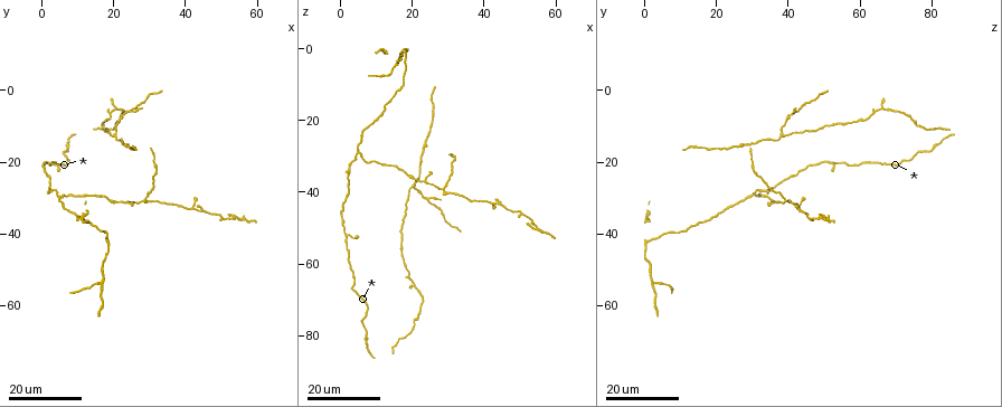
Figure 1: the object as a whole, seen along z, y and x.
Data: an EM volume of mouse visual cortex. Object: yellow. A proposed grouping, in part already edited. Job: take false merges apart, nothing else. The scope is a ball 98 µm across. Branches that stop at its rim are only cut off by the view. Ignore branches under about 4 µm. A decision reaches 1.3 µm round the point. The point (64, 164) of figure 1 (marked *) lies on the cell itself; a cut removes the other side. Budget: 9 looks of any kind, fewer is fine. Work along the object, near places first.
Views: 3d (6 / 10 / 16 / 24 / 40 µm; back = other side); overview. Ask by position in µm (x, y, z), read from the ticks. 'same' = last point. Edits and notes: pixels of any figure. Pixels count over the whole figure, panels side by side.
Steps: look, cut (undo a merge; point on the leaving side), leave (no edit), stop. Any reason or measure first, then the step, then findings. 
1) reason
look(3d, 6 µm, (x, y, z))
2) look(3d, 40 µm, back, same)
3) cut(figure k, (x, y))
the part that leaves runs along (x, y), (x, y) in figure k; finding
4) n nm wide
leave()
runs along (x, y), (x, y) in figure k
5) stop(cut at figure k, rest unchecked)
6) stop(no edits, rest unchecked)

thin arm on a thick one
look(3d, 24 µm, (2.0, 20.0, 52.0))

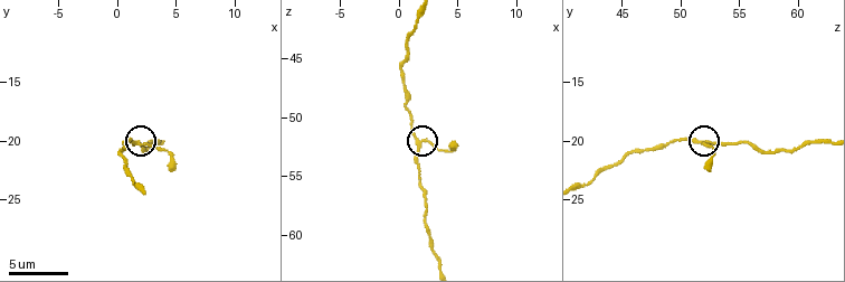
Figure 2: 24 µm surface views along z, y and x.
zoom in
look(3d, 10 µm, (1.6, 20.0, 52.2))

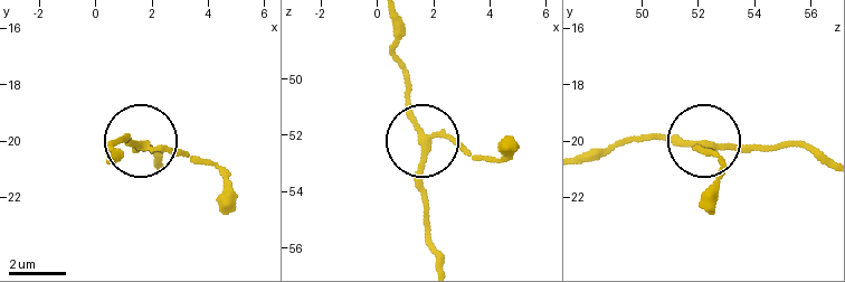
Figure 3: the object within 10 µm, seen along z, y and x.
side arm 5 µm; 3 arms
leave()
all the same cell

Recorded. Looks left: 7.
three arms meet
look(3d, 16 µm, (5.0, 30.0, 28.5))

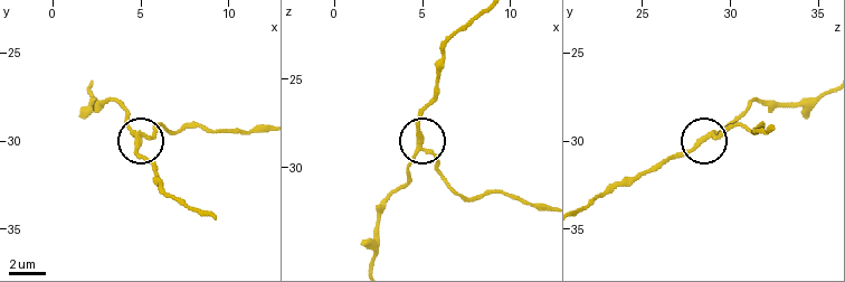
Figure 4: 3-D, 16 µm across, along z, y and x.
zoom in
look(3d, 6 µm, (5.3, 29.9, 29.2))

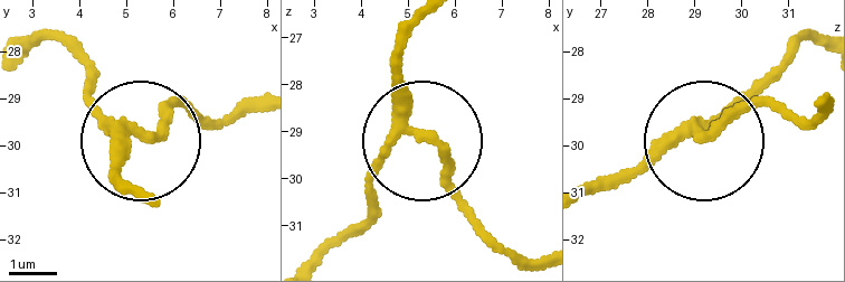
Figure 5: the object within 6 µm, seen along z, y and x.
230 nm wide
leave()
runs along (823, 40), (787, 53), (699, 133), (667, 141), (599, 193) in figure 5; all the same cell

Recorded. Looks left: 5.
three-way junction
look(3d, 24 µm, (20.5, 12.5, 38.0))

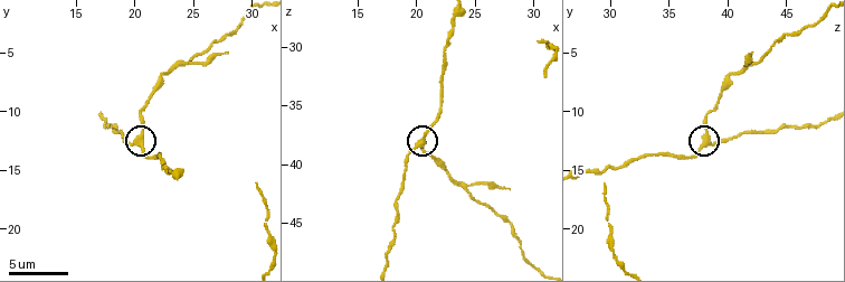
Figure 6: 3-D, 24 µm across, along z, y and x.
closer look
look(3d, 10 µm, (20.4, 12.6, 37.8))

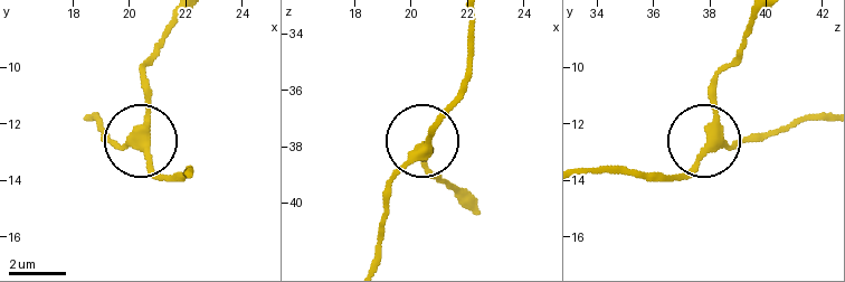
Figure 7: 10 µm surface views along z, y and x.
other side
look(3d, 10 µm, back, (20.5, 12.7, 38.1))

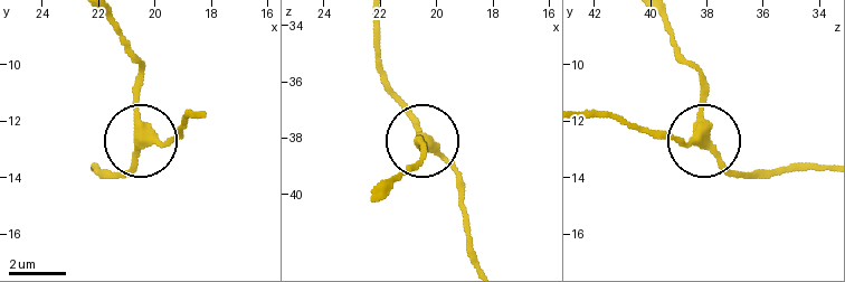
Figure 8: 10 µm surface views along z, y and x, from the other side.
side arm 26 µm
leave()
runs along (199, 111), (170, 138), (143, 138), (134, 96), (139, 69) in figure 8; continuous, no second cell

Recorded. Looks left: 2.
look(3d, 16 µm, (29.0, 31.0, 39.5))

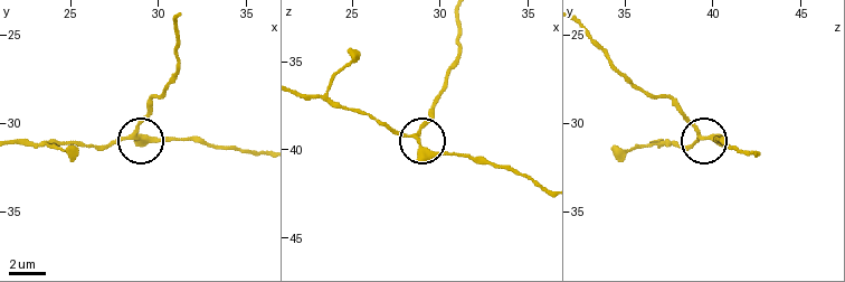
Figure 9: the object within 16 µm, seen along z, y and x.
closer look
look(3d, 10 µm, (28.6, 30.6, 39.3))

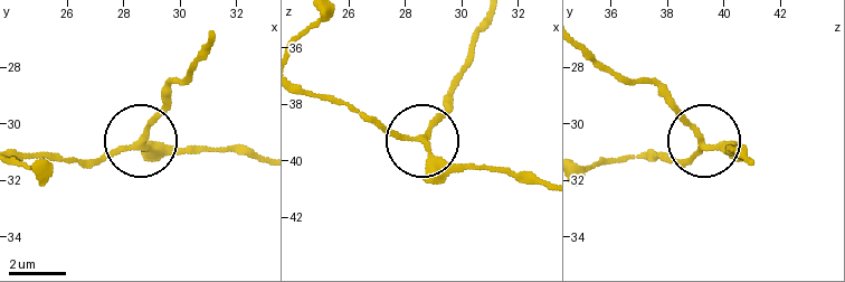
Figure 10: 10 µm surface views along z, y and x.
side arm 21 µm
leave()
runs along (20, 154), (92, 162), (135, 146), (169, 92) in figure 10; one cell here

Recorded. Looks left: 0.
stop(no edits, rest unchecked)

